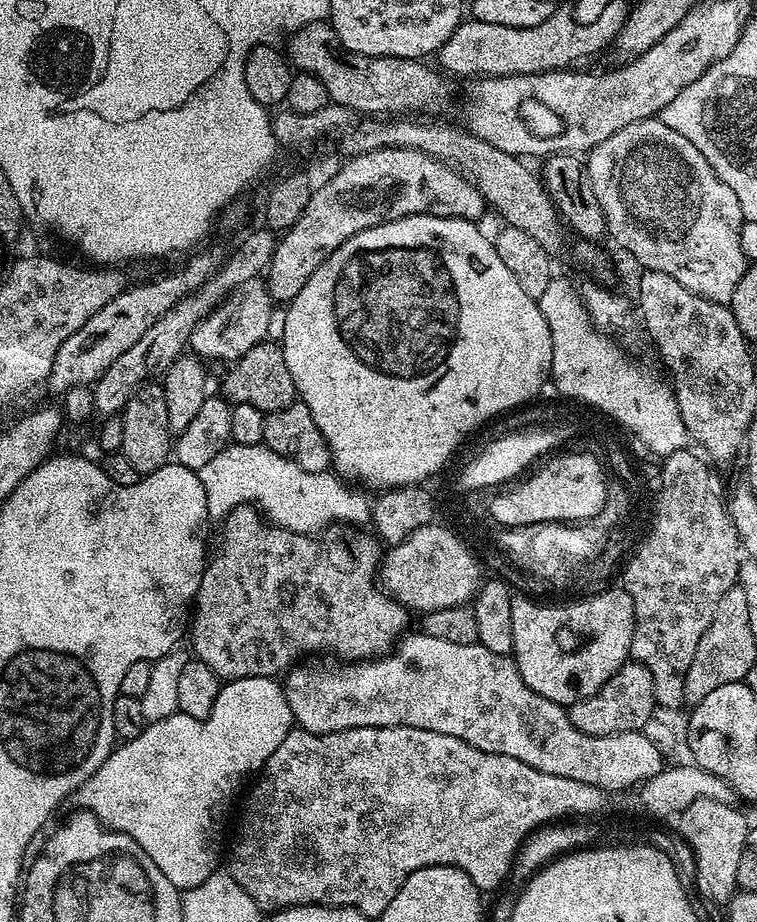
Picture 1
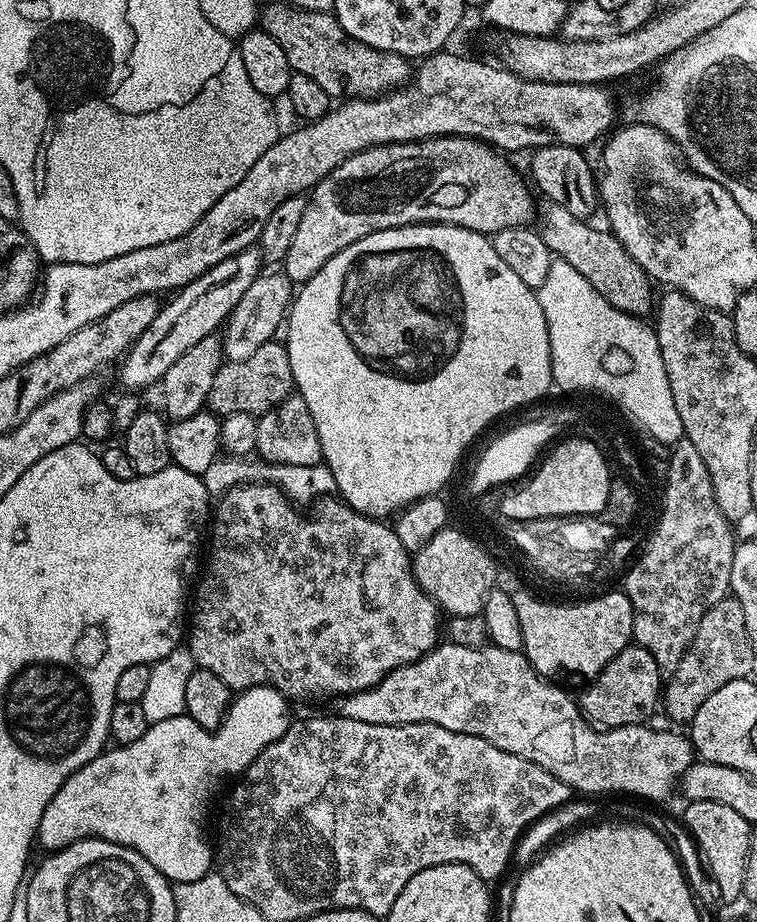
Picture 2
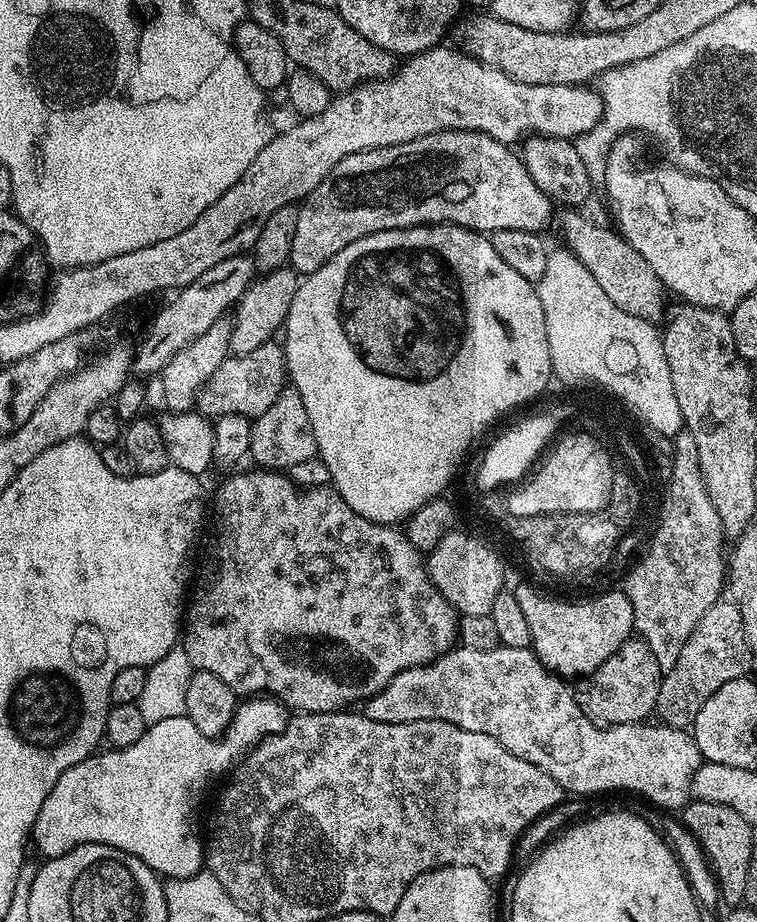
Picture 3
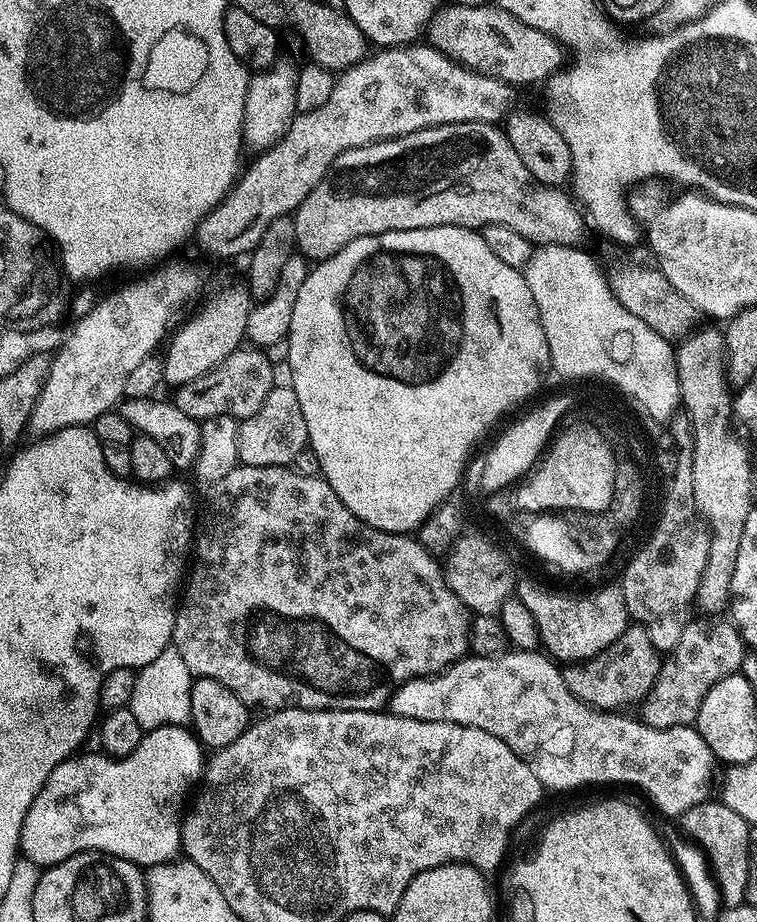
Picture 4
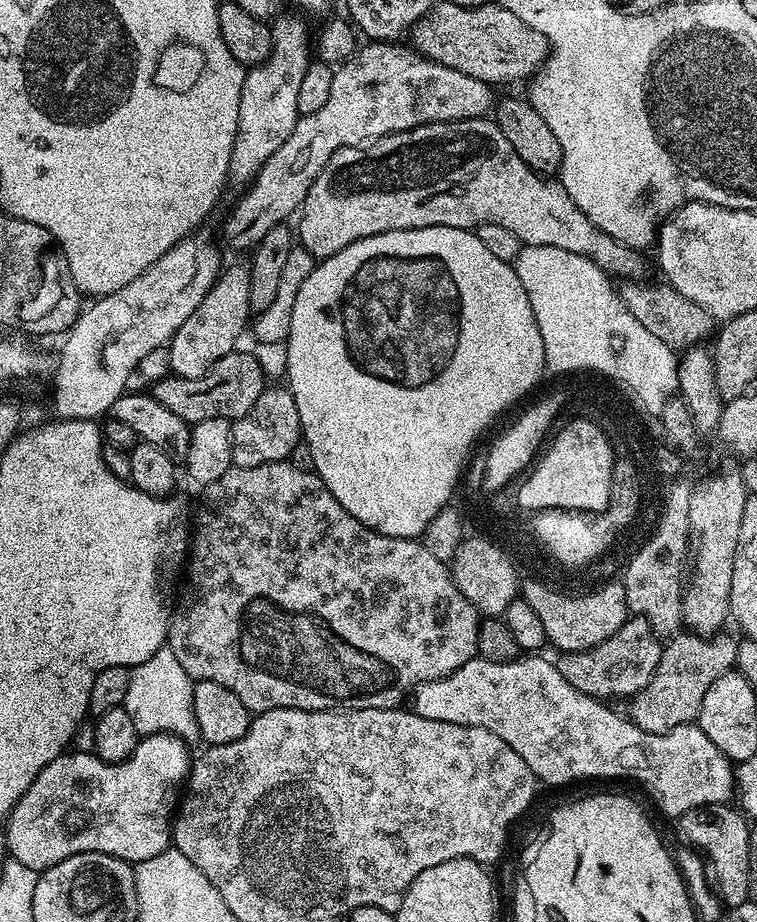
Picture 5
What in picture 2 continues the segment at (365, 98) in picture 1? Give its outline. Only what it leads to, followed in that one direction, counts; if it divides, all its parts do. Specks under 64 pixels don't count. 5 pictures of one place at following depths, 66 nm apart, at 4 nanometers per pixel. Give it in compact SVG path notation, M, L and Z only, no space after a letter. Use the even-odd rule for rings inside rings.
M265 3L258 16L259 27L273 36L282 50L286 50L286 62L293 73L314 78L329 98L382 96L408 83L410 64L405 57L366 46L348 36L332 12L311 12L288 4Z

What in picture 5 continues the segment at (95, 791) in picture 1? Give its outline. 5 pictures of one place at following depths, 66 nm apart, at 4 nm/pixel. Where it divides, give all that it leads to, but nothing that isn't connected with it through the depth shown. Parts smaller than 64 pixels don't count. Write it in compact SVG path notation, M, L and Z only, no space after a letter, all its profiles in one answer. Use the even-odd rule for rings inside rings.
M159 732L143 737L134 754L117 764L107 764L91 751L69 750L54 758L54 762L47 764L38 778L34 778L26 794L22 794L8 816L6 831L8 848L12 851L11 859L41 873L44 869L83 852L110 854L133 865L162 854L172 844L174 817L190 771L188 748L189 745L180 737Z

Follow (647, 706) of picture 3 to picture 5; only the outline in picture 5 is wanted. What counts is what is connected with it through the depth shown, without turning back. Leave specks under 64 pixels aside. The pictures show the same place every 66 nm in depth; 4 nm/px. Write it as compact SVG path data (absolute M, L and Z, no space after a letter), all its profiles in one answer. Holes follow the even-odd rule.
M641 616L629 618L614 635L606 638L598 646L585 652L565 652L555 657L558 674L587 696L593 696L601 702L616 702L619 696L631 698L648 685L654 670L660 661L662 651L661 637L650 626L650 622Z

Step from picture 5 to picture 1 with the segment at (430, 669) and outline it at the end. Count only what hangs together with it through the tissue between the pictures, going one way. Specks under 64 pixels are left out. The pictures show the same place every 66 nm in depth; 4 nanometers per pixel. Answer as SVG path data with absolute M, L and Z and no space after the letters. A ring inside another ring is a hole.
M240 504L234 510L230 510L228 515L223 517L221 524L224 525L220 528L220 545L216 548L216 557L213 560L211 557L205 563L204 573L196 591L194 611L190 616L190 636L192 632L193 648L191 651L194 653L195 659L201 660L206 666L210 666L210 670L214 670L214 674L220 677L221 681L241 680L247 676L279 677L281 674L287 673L299 661L296 659L303 652L333 652L334 655L341 656L343 659L341 661L344 662L367 662L390 652L397 641L409 631L409 609L396 601L395 596L389 596L378 583L382 548L371 535L369 535L370 537L358 537L353 542L352 548L344 540L320 540L324 538L269 526L265 517L251 504Z

